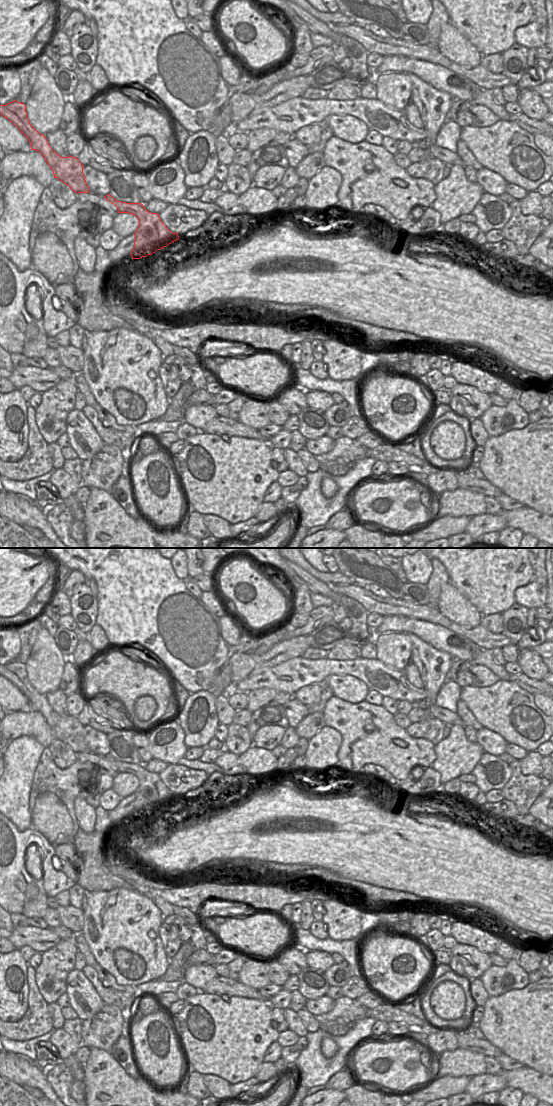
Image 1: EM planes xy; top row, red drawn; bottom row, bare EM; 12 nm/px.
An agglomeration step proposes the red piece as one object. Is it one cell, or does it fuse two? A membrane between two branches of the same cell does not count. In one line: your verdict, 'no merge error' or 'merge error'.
no merge error

